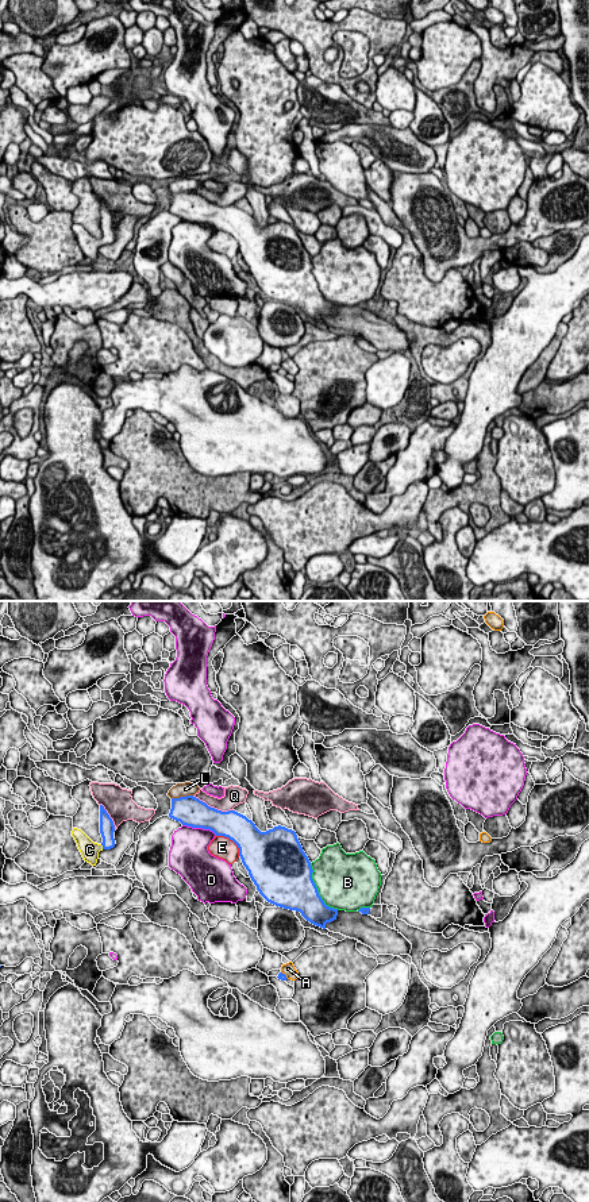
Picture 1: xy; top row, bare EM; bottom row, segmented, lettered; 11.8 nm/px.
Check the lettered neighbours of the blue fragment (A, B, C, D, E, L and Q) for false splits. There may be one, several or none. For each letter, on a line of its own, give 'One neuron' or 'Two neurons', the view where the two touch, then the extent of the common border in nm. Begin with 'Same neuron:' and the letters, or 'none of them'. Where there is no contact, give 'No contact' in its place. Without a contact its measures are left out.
Same neuron: C
A: Two neurons. Touches blue in xy. Shared border 130 nm
B: Two neurons. Touches blue in xy. Shared border 650 nm
C: One neuron. Touches blue in xy. Shared border 70 nm
D: Two neurons. Touches blue in xy. Shared border 440 nm
E: Two neurons. Touches blue in xy. Shared border 380 nm
L: Two neurons. Touches blue in xy. Shared border 260 nm
Q: Two neurons. Touches blue in xy. Shared border 550 nm

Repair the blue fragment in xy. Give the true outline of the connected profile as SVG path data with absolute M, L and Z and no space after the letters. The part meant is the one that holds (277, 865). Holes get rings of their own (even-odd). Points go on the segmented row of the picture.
M193 795L172 798L169 817L232 840L251 881L267 902L300 912L323 929L336 920L338 909L327 906L319 895L311 862L294 831L278 825L261 832L246 816L217 810Z

